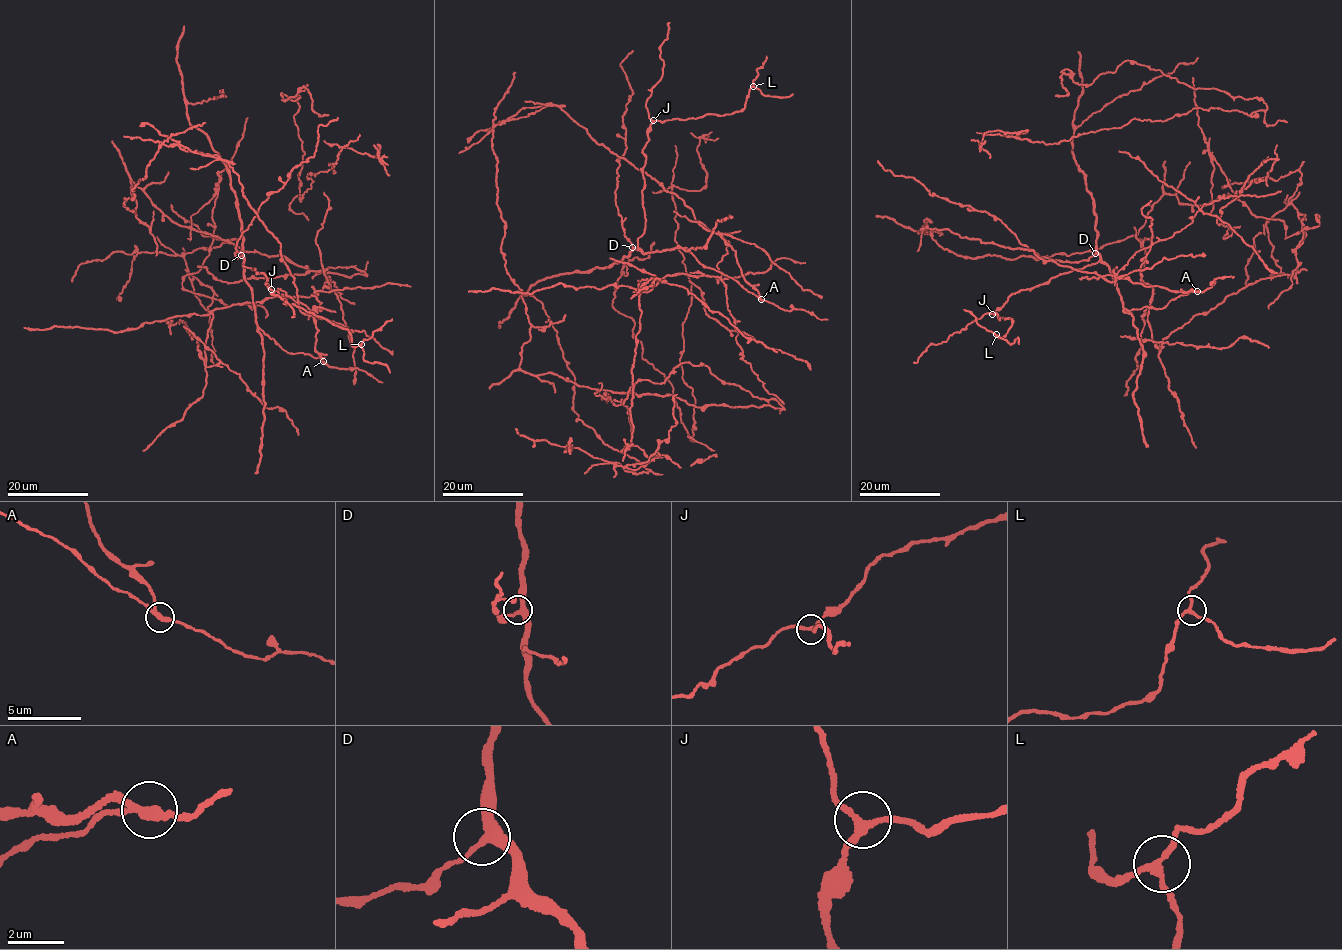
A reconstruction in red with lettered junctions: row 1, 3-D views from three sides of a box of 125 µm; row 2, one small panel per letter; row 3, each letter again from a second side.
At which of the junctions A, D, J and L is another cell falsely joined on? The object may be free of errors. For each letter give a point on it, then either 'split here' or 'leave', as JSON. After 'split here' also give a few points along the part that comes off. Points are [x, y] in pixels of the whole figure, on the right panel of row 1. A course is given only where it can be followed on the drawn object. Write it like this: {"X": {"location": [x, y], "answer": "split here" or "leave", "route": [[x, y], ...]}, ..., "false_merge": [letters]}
{"A": {"location": [1197, 291], "answer": "split here", "route": [[1197, 290], [922, 227], [1100, 249], [1208, 203], [1212, 157], [1301, 231], [1299, 170], [1229, 179]]}, "D": {"location": [1095, 253], "answer": "leave"}, "J": {"location": [992, 314], "answer": "leave"}, "L": {"location": [996, 334], "answer": "leave"}, "false_merge": ["A"]}

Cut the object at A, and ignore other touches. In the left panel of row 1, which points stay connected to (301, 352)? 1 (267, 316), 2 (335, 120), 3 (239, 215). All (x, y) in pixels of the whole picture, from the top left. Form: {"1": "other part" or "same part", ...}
{"1": "other part", "2": "same part", "3": "same part"}

